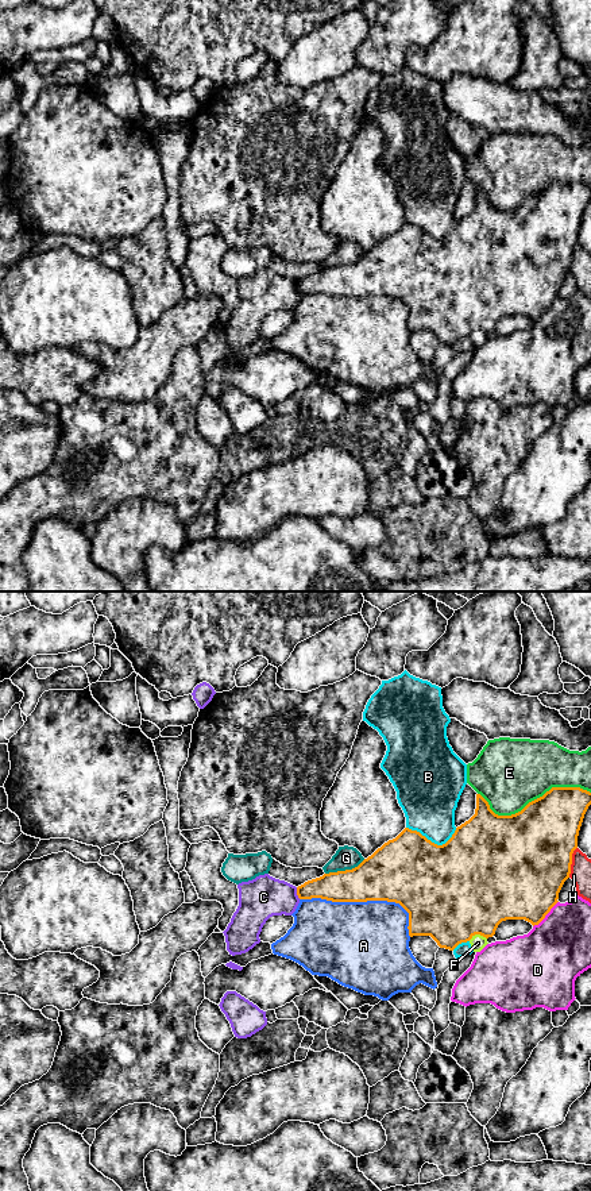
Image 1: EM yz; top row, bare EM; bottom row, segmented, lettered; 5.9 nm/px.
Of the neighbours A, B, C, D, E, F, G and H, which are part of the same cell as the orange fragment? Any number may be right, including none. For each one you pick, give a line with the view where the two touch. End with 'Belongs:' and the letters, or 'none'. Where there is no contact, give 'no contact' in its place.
Belongs: none

